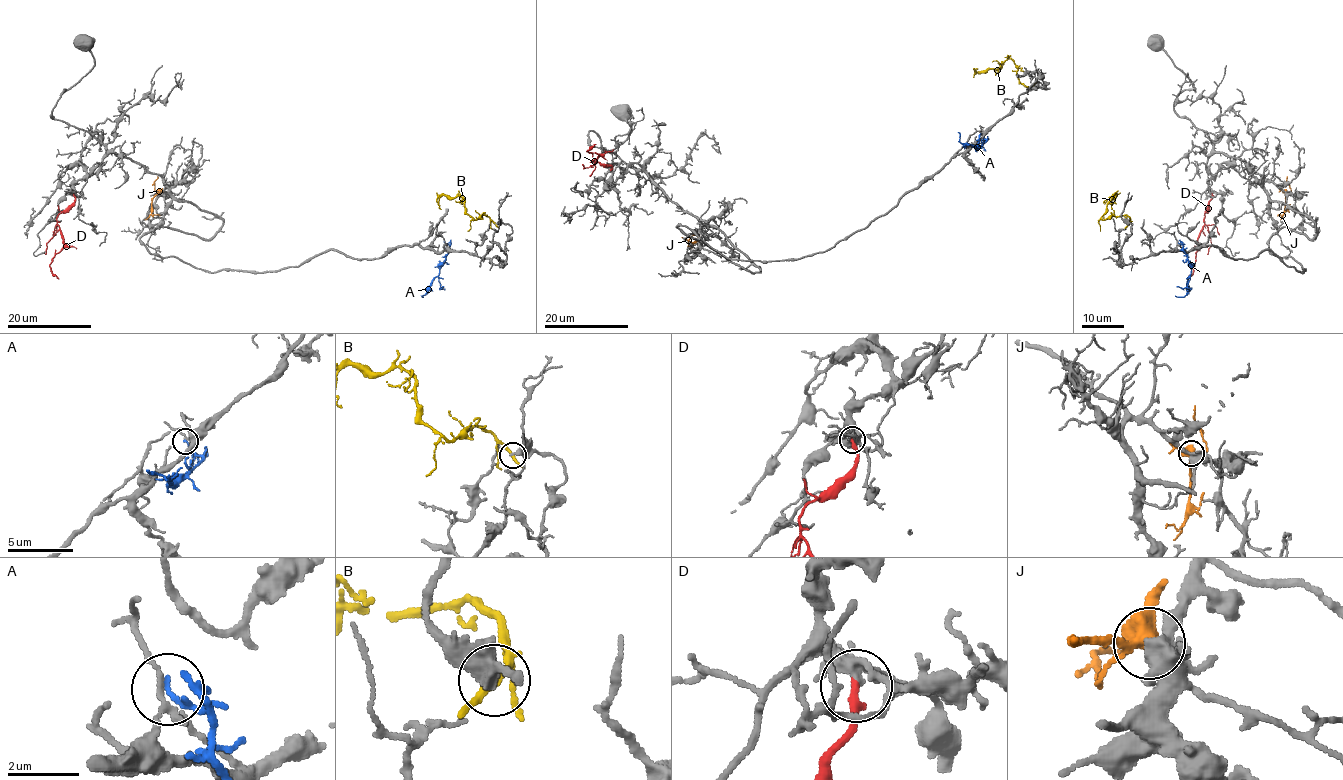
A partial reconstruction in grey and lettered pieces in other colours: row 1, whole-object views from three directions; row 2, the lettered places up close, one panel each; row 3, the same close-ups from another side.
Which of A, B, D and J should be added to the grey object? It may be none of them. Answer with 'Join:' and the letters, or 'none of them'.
Join: D

